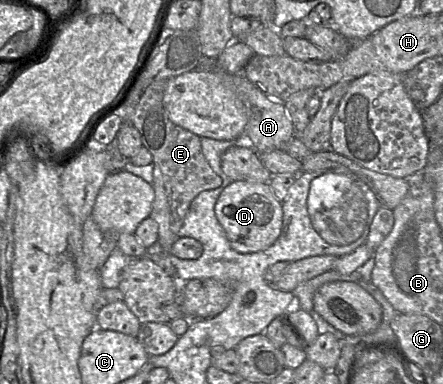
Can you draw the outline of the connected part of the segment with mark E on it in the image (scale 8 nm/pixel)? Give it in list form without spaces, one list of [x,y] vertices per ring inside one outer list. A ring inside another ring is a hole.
[[[156,80],[148,85],[131,114],[131,123],[139,131],[142,144],[152,155],[153,163],[153,189],[155,197],[152,205],[151,217],[158,224],[158,243],[162,252],[166,254],[148,254],[148,256],[160,266],[168,275],[175,277],[176,269],[169,259],[172,245],[179,238],[178,232],[181,229],[190,204],[195,197],[203,191],[218,188],[222,184],[221,178],[216,175],[206,161],[202,149],[200,137],[192,132],[177,126],[169,117],[163,106],[163,96],[168,80]]]

